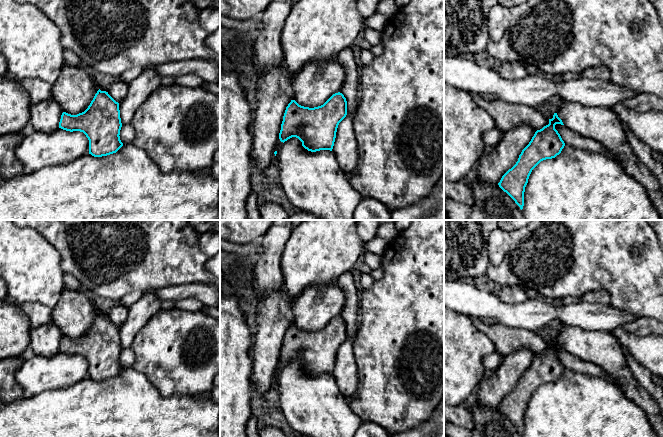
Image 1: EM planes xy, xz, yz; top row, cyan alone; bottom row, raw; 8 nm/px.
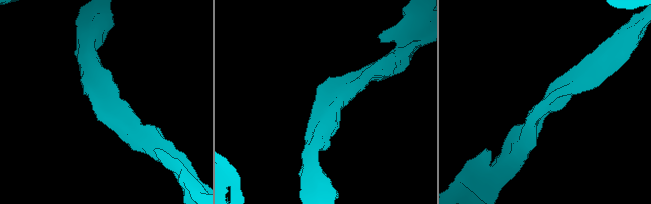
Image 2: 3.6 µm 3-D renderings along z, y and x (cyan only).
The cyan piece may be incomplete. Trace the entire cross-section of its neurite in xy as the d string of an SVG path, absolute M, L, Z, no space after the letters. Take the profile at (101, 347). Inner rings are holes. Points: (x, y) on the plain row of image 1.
M65 287L58 304L52 309L52 320L63 334L59 352L83 356L89 364L89 378L94 381L107 380L123 370L119 360L122 351L119 327L108 316L99 313L95 303L83 290Z

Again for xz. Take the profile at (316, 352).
M336 282L314 283L305 289L292 306L293 321L283 340L280 365L296 361L308 375L332 375L338 349L347 339L347 325L340 316L345 303L345 293Z

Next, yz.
M554 337L553 342L549 343L549 348L540 354L535 354L531 349L520 348L506 355L502 359L502 363L495 372L486 373L478 386L478 402L490 408L498 408L499 411L506 416L520 431L524 430L524 416L528 407L532 394L543 384L555 382L559 379L565 370L560 358L555 353L556 348L564 349L562 344Z

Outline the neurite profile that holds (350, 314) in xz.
M351 271L342 274L336 281L346 296L345 307L340 314L347 325L347 338L354 341L359 329L359 302L354 277Z

